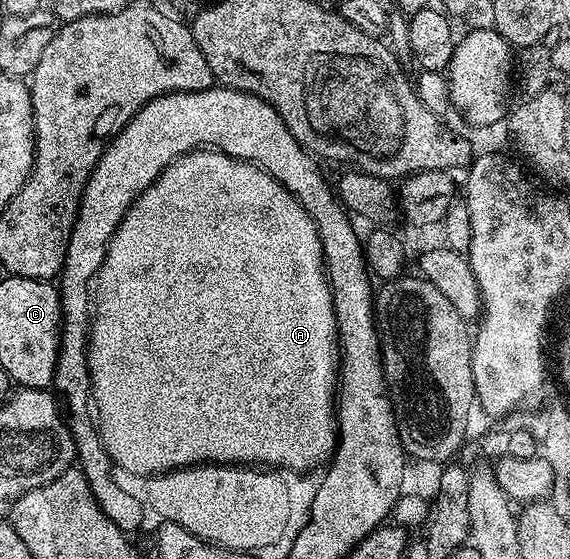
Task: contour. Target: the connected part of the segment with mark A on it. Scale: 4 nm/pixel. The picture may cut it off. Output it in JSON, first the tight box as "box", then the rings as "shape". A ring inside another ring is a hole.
{"box":[86,149,340,477],"shape":[[[199,149],[186,155],[179,155],[159,171],[156,181],[138,195],[138,199],[126,210],[126,216],[118,223],[114,235],[106,245],[104,261],[92,284],[92,314],[90,317],[90,338],[86,345],[86,360],[90,370],[90,394],[92,407],[96,412],[98,432],[102,444],[115,468],[127,471],[130,475],[147,477],[162,475],[178,468],[196,467],[198,464],[237,464],[257,465],[259,468],[286,468],[290,471],[307,473],[313,467],[321,468],[333,456],[336,450],[336,392],[340,387],[340,340],[338,337],[338,318],[334,312],[334,298],[330,288],[330,278],[326,276],[326,262],[322,256],[322,242],[310,216],[300,205],[300,201],[280,181],[276,181],[257,163],[237,159],[234,155],[217,149]]]}

